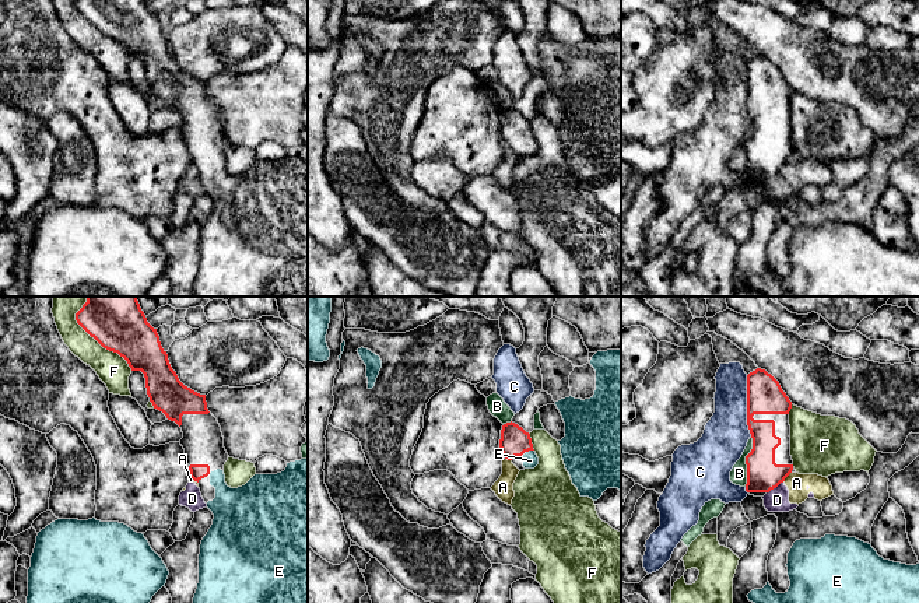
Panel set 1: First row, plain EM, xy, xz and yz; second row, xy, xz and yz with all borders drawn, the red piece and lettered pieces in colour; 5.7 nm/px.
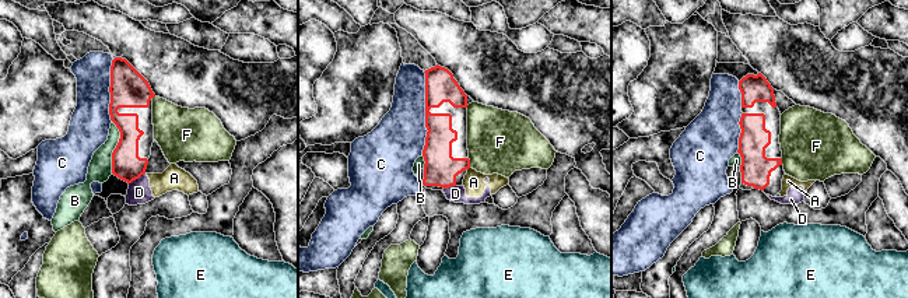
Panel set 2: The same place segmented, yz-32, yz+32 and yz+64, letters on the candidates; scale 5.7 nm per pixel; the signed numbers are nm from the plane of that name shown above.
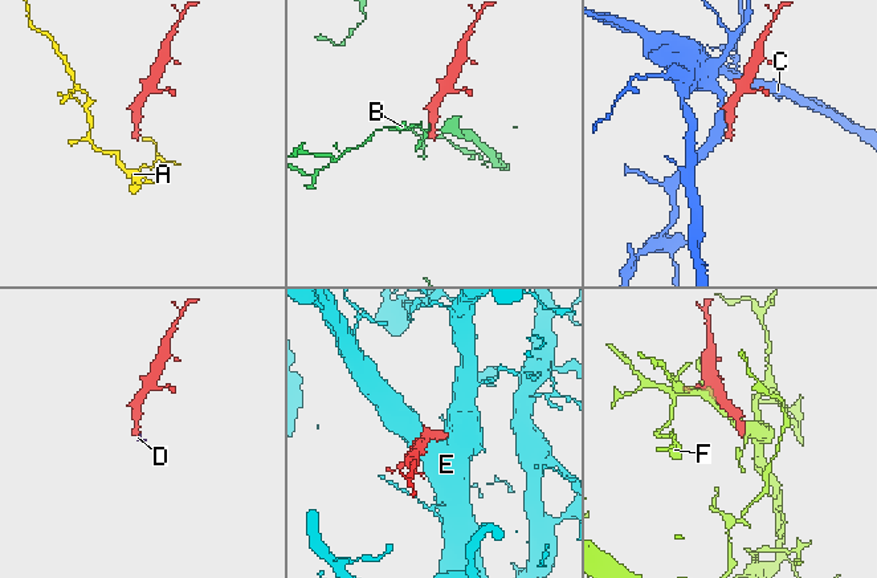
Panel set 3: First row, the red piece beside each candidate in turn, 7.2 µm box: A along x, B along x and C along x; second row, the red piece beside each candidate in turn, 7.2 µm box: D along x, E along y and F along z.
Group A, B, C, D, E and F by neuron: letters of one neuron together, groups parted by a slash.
A D / B / C / E / F

